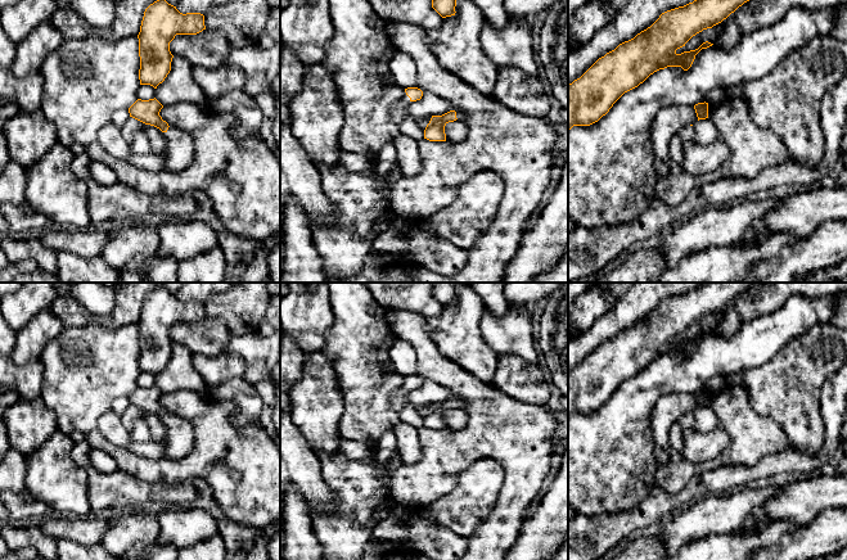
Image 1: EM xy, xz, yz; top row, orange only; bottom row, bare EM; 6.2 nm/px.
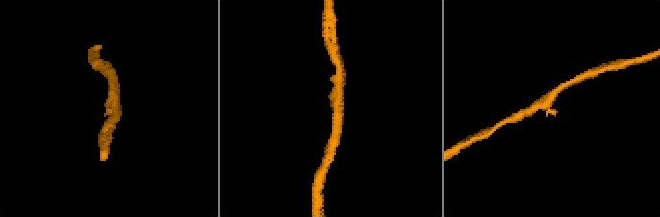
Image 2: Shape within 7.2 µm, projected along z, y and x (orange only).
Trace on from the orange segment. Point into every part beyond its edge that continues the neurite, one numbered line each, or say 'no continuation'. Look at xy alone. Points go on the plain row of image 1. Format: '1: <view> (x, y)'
1: xy (179, 443)

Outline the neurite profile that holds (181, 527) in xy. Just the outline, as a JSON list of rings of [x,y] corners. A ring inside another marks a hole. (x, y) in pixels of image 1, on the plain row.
[[[179,506],[158,515],[159,538],[177,550],[204,542],[218,534],[215,518],[203,509]]]

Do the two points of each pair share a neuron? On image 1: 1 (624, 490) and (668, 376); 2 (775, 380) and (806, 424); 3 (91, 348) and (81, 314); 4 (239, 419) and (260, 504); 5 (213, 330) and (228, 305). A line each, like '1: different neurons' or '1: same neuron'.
1: same neuron
2: same neuron
3: different neurons
4: different neurons
5: different neurons

